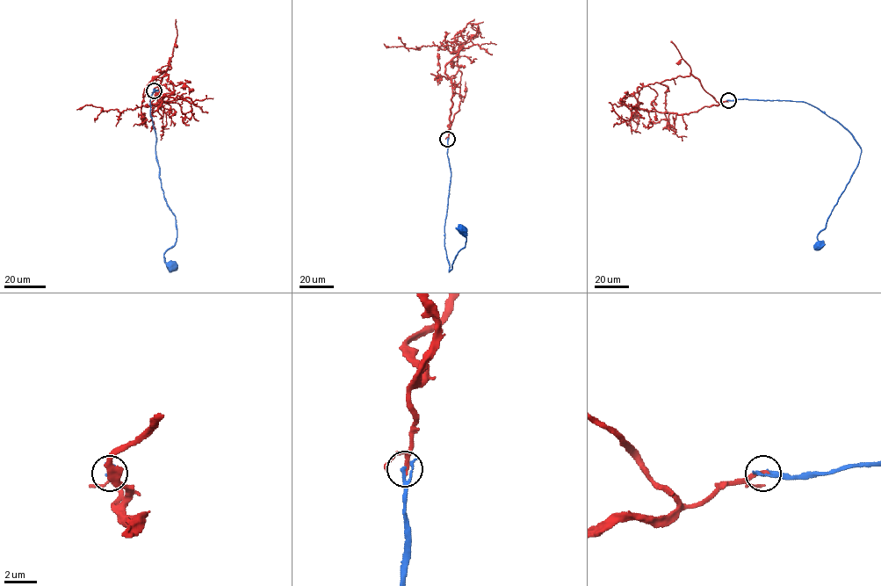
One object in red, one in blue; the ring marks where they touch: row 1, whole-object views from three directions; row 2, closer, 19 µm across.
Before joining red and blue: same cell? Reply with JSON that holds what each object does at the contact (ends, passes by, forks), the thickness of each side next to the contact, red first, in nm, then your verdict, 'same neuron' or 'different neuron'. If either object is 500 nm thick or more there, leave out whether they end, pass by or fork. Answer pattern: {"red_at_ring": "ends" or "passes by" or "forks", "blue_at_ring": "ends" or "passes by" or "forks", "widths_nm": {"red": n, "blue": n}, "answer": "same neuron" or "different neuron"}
{"red_at_ring": "ends", "blue_at_ring": "passes by", "widths_nm": {"red": 240, "blue": 170}, "answer": "same neuron"}

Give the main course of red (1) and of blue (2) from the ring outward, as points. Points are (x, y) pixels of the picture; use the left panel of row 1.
1: (154, 90), (169, 59), (165, 70), (173, 90), (149, 105), (120, 112), (87, 104), (76, 109)
2: (154, 90), (150, 114), (159, 179), (176, 229), (176, 243), (164, 254), (165, 263), (172, 265)

